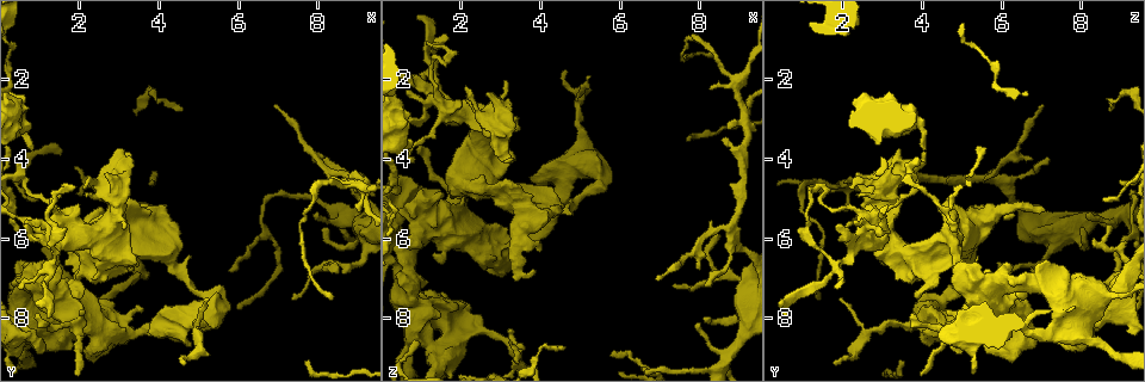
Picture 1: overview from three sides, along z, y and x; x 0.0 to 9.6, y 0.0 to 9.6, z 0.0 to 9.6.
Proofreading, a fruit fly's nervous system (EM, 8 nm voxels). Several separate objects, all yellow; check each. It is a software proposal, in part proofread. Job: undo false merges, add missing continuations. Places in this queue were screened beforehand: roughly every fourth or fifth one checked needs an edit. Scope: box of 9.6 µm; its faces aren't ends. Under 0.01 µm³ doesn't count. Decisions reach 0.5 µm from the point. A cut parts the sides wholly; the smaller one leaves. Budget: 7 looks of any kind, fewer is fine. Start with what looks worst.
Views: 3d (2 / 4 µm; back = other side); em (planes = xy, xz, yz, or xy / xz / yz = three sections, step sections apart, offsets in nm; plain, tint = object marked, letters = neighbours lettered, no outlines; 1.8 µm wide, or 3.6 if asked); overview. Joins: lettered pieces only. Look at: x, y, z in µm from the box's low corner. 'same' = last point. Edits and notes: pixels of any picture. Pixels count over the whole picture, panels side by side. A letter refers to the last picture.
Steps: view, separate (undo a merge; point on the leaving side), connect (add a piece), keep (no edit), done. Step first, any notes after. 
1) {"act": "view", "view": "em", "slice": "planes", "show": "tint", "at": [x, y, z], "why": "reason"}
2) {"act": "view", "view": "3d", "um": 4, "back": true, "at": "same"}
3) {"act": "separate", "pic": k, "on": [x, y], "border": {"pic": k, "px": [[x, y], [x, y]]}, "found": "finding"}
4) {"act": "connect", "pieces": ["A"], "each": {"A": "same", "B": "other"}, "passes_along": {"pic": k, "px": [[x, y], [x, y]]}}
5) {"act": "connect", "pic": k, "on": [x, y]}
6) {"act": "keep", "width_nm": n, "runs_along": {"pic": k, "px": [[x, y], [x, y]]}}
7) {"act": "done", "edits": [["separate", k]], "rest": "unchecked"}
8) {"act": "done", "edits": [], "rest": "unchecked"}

{"act": "view", "view": "3d", "um": 2, "at": [1.40, 5.40, 2.45], "why": "abrupt turn"}

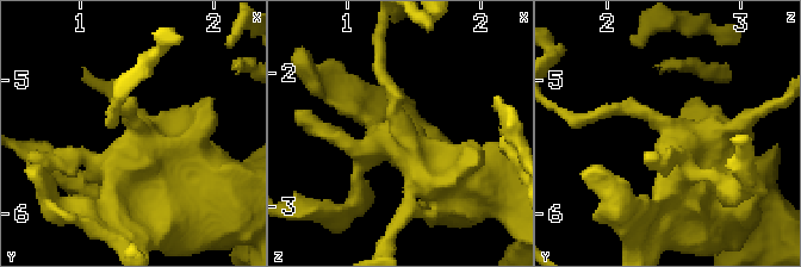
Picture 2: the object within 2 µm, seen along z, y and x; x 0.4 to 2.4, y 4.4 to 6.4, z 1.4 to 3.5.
{"act": "view", "view": "em", "slice": "planes", "show": "tint", "at": [1.40, 5.36, 2.42]}

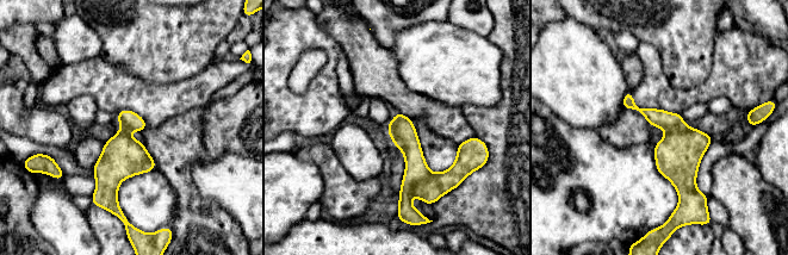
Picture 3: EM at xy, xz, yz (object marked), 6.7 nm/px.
{"act": "view", "view": "em", "slice": "planes", "show": "letters", "at": "same", "why": "what lies round it"}

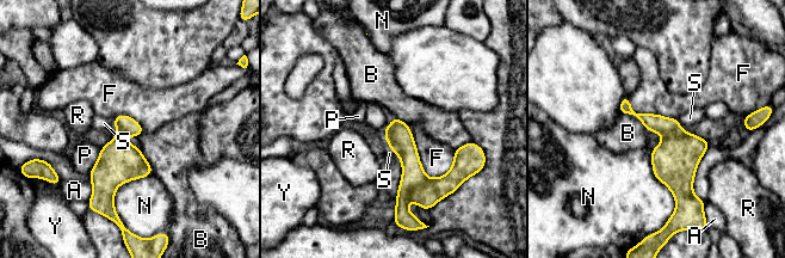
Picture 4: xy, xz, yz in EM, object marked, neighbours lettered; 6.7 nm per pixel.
{"act": "separate", "pic": 4, "on": [413, 174], "width_nm": 180, "longest_contact_nm": ["N", 440], "each": {"A": "other", "B": "other", "F": "other", "N": "other", "P": "other", "R": "other", "S": "other", "Y": "other"}, "found": "a second neuron is stuck on"}

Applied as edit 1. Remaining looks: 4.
{"act": "view", "view": "overview", "why": "redraw"}

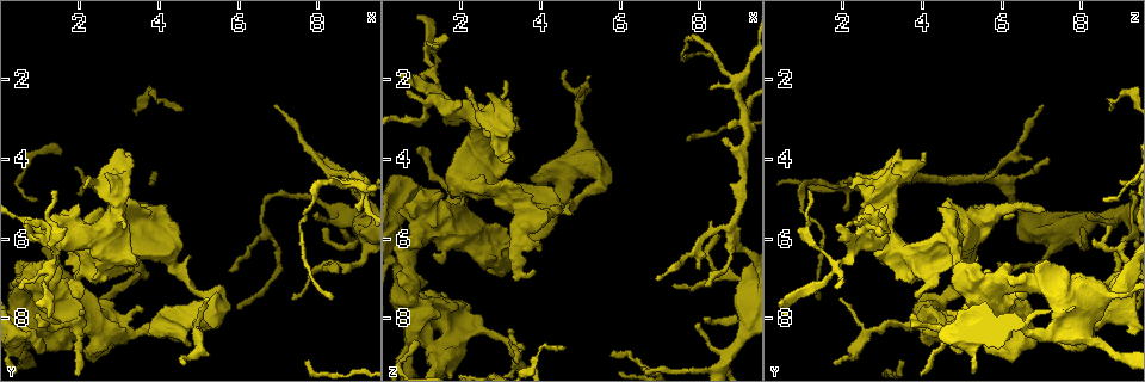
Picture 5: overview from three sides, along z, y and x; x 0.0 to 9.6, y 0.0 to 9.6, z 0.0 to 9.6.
{"act": "view", "view": "em", "slice": "planes", "show": "letters", "at": [7.00, 2.65, 7.00], "why": "thin end"}

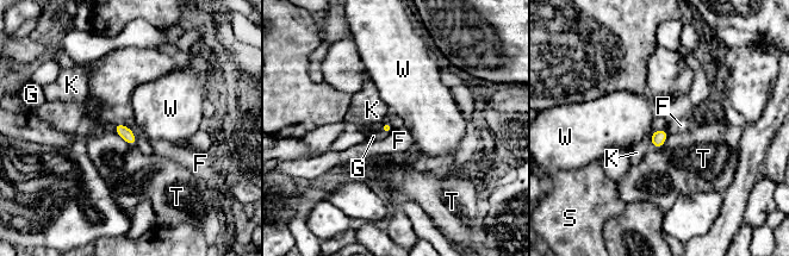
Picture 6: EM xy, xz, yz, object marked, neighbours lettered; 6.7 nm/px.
{"act": "connect", "pieces": ["G"], "each": {"F": "other", "G": "same", "K": "other", "S": "other", "T": "other", "W": "other"}, "found": "the neuron continues"}

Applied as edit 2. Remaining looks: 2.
{"act": "view", "view": "overview"}

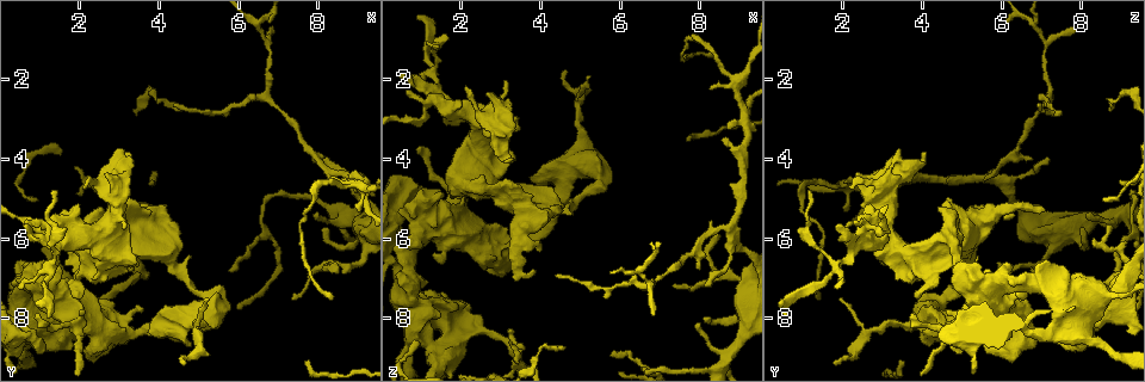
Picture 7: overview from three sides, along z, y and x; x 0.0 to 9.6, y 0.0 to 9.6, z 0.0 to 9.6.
{"act": "view", "view": "em", "slice": "planes", "show": "letters", "at": [0.95, 7.50, 8.45], "why": "touches itself"}

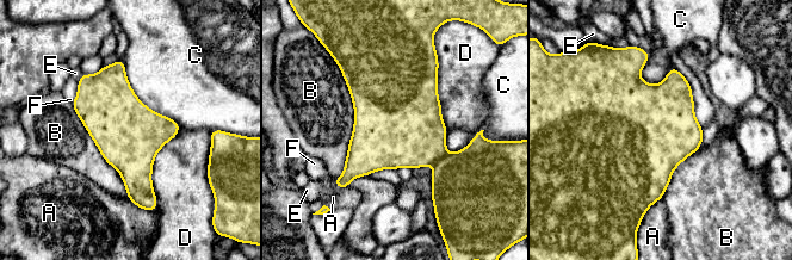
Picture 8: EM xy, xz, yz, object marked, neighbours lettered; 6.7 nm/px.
{"act": "keep", "width_nm": 440, "each": {"A": "other", "B": "other", "C": "other", "D": "other", "E": "other", "F": "other"}, "border": {"pic": 8, "px": [[122, 60], [134, 93], [180, 127]]}, "found": "continuous, no second neuron"}

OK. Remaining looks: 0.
{"act": "done", "edits": [["separate", 4], ["connect", 6]], "rest": "unchecked"}

